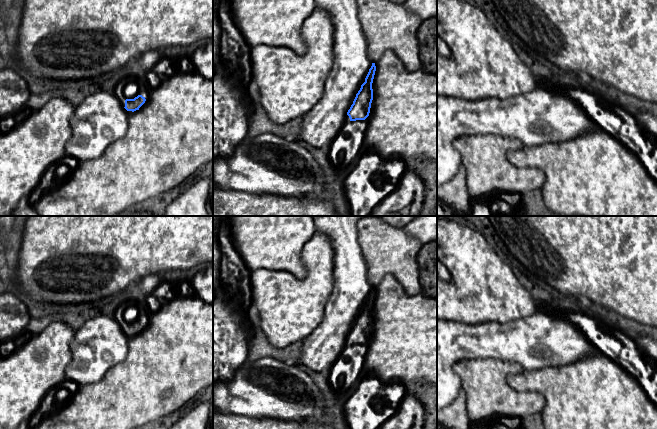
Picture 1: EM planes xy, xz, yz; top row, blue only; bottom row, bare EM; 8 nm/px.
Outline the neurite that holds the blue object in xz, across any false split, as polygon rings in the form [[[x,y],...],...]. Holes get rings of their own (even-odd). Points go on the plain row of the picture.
[[[372,287],[365,306],[361,309],[353,328],[347,336],[344,350],[328,372],[332,398],[349,394],[360,379],[373,324],[372,307],[375,295],[375,287]]]

